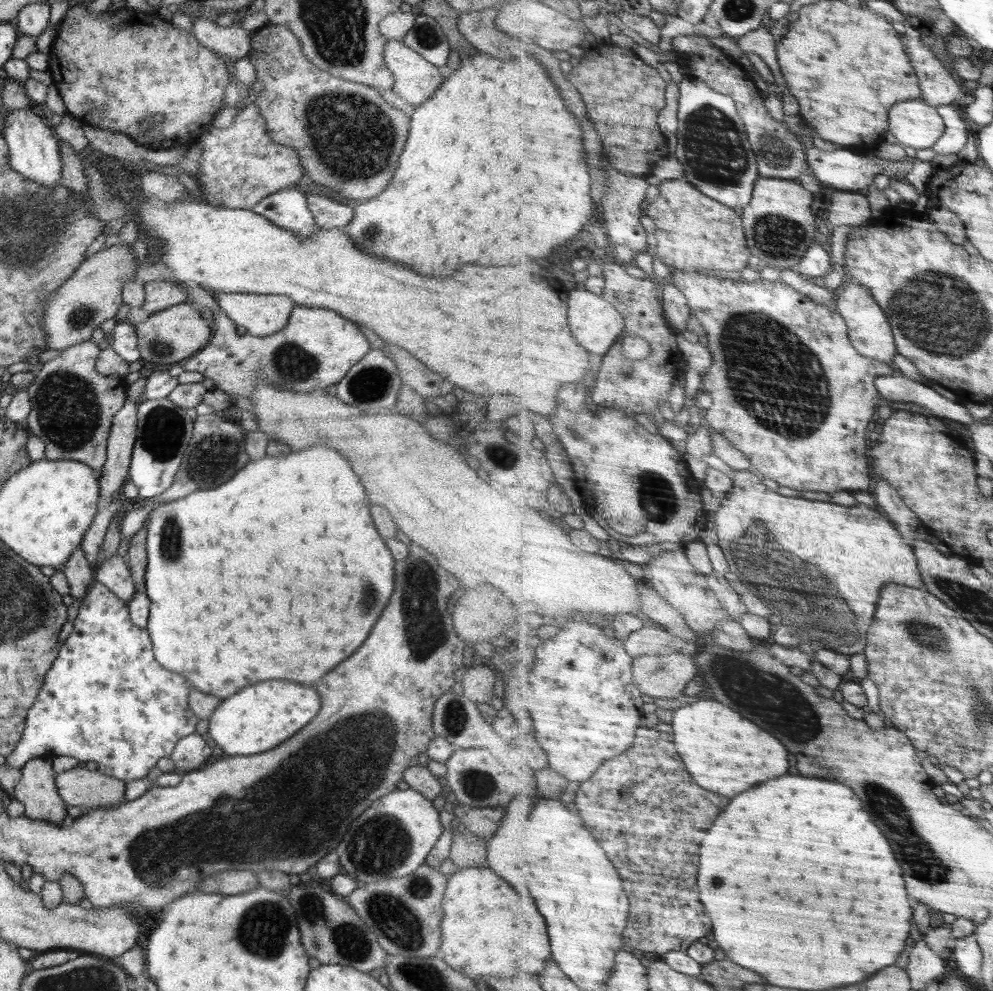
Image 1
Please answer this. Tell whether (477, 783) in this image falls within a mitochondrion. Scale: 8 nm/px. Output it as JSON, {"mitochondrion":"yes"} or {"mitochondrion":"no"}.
{"mitochondrion":"yes"}

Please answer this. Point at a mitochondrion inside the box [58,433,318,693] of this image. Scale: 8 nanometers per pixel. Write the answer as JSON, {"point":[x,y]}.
{"point":[172,531]}

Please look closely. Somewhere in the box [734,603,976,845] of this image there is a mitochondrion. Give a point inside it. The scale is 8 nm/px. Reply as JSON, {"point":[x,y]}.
{"point":[919,630]}

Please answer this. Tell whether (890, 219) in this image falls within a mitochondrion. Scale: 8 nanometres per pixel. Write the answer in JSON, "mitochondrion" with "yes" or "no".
{"mitochondrion":"no"}

